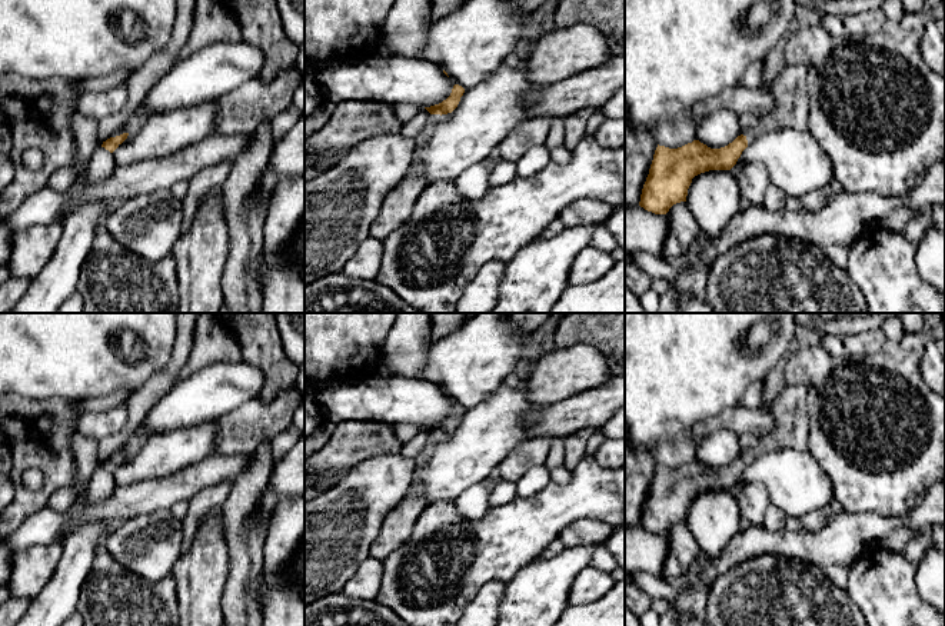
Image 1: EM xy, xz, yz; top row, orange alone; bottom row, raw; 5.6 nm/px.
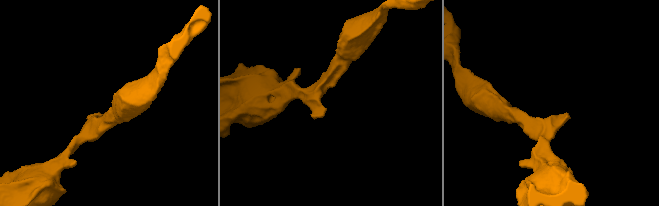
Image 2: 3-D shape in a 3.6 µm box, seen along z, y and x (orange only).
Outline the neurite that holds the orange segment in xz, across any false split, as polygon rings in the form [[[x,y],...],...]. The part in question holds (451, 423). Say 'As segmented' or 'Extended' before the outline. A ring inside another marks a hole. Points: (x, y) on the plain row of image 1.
Extended. [[[455,404],[450,416],[446,420],[430,427],[425,427],[432,436],[429,437],[426,447],[416,457],[419,464],[427,463],[427,460],[435,452],[435,447],[442,442],[442,436],[452,433],[457,427],[463,413],[465,413],[465,409],[459,404]]]

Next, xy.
Extended. [[[136,430],[134,434],[130,436],[127,440],[127,449],[123,454],[110,457],[106,462],[103,462],[102,467],[113,473],[126,459],[129,454],[137,453],[143,444],[147,442],[149,436],[143,430]]]

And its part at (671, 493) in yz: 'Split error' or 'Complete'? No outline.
Split error

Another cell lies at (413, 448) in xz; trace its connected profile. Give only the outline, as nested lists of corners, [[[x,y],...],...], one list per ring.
[[[422,427],[415,437],[412,437],[409,442],[403,443],[402,449],[400,449],[400,454],[406,456],[406,457],[413,457],[416,459],[422,450],[426,447],[427,440],[432,434]]]

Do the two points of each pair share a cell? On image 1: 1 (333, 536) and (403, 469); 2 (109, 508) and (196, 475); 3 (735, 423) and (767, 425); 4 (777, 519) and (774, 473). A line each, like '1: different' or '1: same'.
1: same
2: same
3: same
4: different

